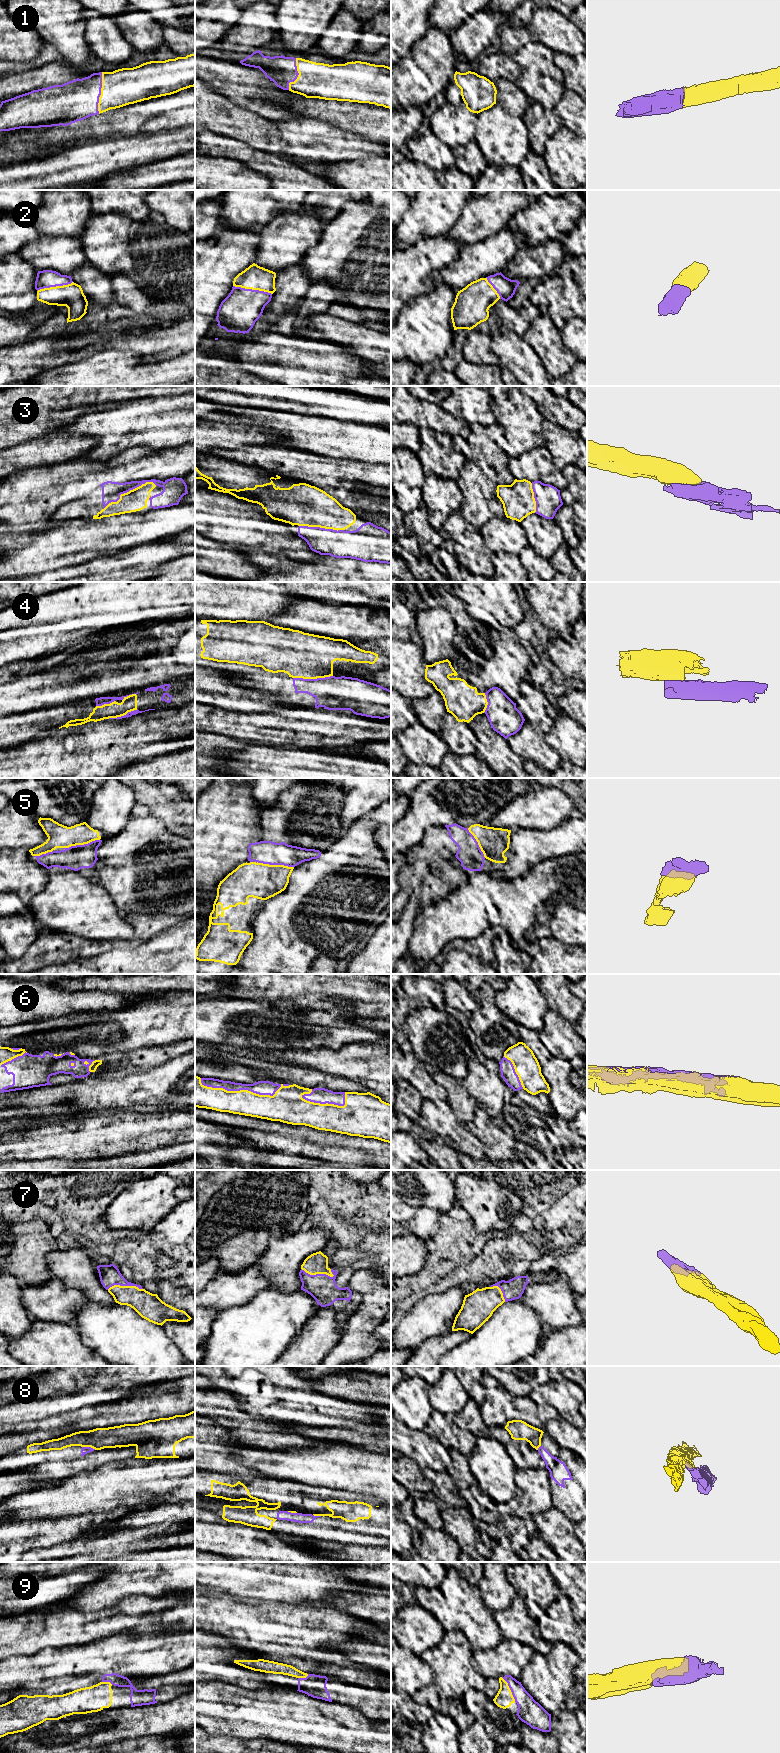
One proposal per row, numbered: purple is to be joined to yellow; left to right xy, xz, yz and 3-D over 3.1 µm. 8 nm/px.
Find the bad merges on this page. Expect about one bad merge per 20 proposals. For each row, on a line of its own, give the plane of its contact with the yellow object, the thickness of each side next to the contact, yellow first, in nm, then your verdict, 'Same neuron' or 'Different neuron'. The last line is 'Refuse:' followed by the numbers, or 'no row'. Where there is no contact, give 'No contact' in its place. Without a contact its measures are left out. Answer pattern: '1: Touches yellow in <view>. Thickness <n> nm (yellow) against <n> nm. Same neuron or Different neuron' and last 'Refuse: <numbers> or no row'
1: Touches yellow in xy. Thickness 300 nm (yellow) against 320 nm. Same neuron
2: Touches yellow in xz. Thickness 200 nm (yellow) against 320 nm. Same neuron
3: Touches yellow in xy. Thickness 180 nm (yellow) against 160 nm. Same neuron
4: Touches yellow in xz. Thickness 360 nm (yellow) against 280 nm. Different neuron
5: Touches yellow in xy. Thickness 190 nm (yellow) against 190 nm. Same neuron
6: Touches yellow in xz. Thickness 200 nm (yellow) against 110 nm. Same neuron
7: Touches yellow in xz. Thickness 180 nm (yellow) against 220 nm. Same neuron
8: Touches yellow in xy. Thickness 180 nm (yellow) against 60 nm. Different neuron
9: Touches yellow in yz. Thickness 140 nm (yellow) against 190 nm. Same neuron
Refuse: 4, 8

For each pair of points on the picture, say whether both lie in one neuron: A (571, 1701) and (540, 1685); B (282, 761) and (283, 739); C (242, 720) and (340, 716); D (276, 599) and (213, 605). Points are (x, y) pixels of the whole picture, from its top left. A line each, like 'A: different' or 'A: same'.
A: same
B: different
C: different
D: same

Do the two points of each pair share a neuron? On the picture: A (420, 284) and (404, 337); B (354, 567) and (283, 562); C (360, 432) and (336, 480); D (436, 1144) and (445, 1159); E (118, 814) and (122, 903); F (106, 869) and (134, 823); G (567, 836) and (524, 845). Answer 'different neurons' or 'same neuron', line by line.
A: different neurons
B: same neuron
C: different neurons
D: same neuron
E: different neurons
F: same neuron
G: same neuron

